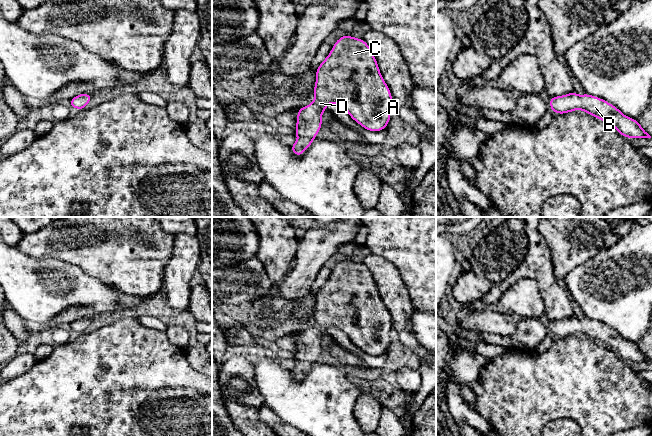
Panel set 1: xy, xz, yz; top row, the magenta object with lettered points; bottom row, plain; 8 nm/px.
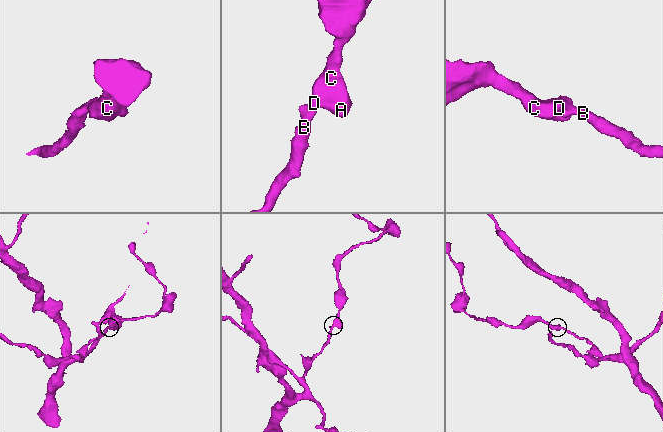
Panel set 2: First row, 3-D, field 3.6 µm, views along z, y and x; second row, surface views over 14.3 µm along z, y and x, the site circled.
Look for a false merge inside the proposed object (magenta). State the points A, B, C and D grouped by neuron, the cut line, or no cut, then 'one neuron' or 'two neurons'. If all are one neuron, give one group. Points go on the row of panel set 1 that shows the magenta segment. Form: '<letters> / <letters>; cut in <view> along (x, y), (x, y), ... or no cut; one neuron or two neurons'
A B C D; no cut; one neuron

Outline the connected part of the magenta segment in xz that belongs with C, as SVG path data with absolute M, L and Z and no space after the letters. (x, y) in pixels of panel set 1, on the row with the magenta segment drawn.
M350 35L340 37L316 69L314 101L300 107L294 133L299 137L290 146L296 156L303 155L322 127L322 113L330 103L342 106L366 130L379 132L387 127L393 106L373 51L363 40Z

